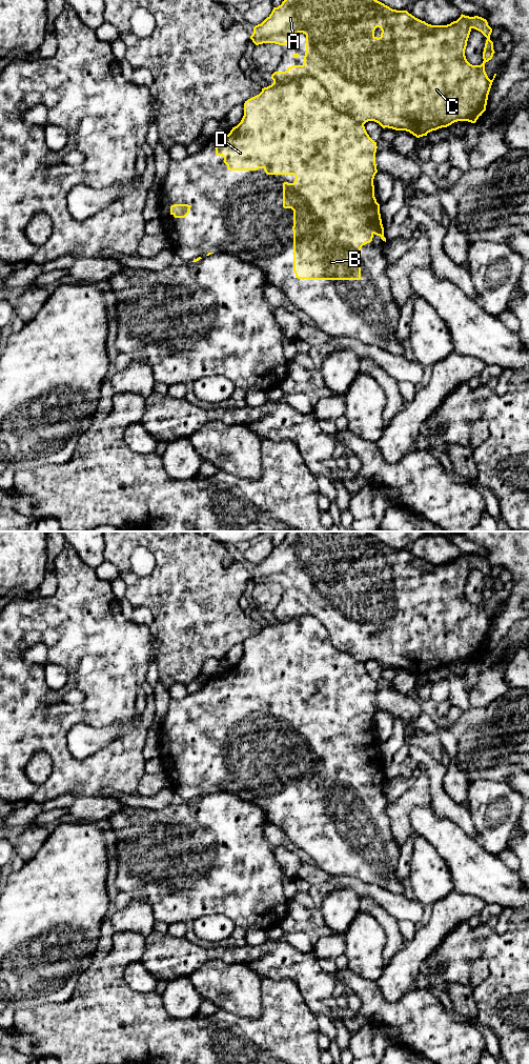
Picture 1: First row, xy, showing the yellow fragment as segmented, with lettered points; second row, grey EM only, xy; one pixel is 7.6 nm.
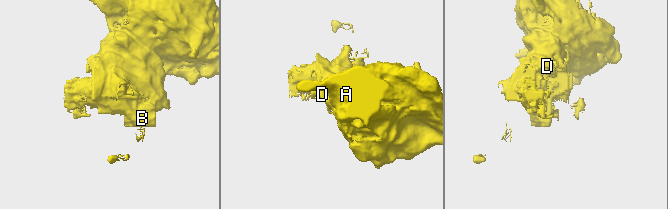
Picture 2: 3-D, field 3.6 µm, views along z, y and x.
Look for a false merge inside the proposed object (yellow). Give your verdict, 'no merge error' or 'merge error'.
merge error

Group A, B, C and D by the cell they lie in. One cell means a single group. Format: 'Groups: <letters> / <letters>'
Groups: A C / B D

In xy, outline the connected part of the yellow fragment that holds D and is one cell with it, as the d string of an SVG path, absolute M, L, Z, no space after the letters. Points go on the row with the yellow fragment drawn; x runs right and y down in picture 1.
M304 76L298 79L292 80L291 82L287 84L277 83L273 82L271 85L262 88L262 92L248 99L244 103L244 116L241 120L241 122L232 127L230 133L226 136L222 137L216 137L216 155L222 156L224 158L224 163L227 165L227 169L229 170L257 170L259 168L263 168L267 175L293 175L296 177L293 183L284 182L283 183L283 207L284 208L291 208L293 210L293 272L296 274L296 277L298 279L308 279L308 280L360 280L361 279L361 248L363 245L370 243L372 241L372 238L374 235L380 236L383 241L386 242L386 238L384 237L384 227L382 224L381 214L380 214L380 204L377 202L377 199L374 197L374 185L373 185L373 179L375 174L378 173L377 164L375 164L375 153L377 153L377 142L374 142L369 135L367 134L364 124L355 121L351 117L340 113L337 111L329 99L329 95L326 92L326 89L323 87L323 85L314 78L310 76Z

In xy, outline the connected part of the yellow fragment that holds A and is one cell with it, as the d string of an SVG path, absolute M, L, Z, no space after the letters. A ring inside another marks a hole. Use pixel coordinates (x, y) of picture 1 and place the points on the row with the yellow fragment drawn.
M284 0L261 24L253 27L250 39L256 45L285 45L294 43L293 36L299 33L306 35L304 64L292 65L285 72L274 72L270 78L282 84L304 76L317 79L328 93L332 106L362 124L374 121L383 128L406 131L420 138L457 121L475 123L486 111L496 74L490 80L485 72L485 63L492 59L495 52L490 40L492 28L482 17L462 14L450 24L431 25L407 11L392 9L378 0ZM472 28L487 38L481 65L470 64L465 56Z

